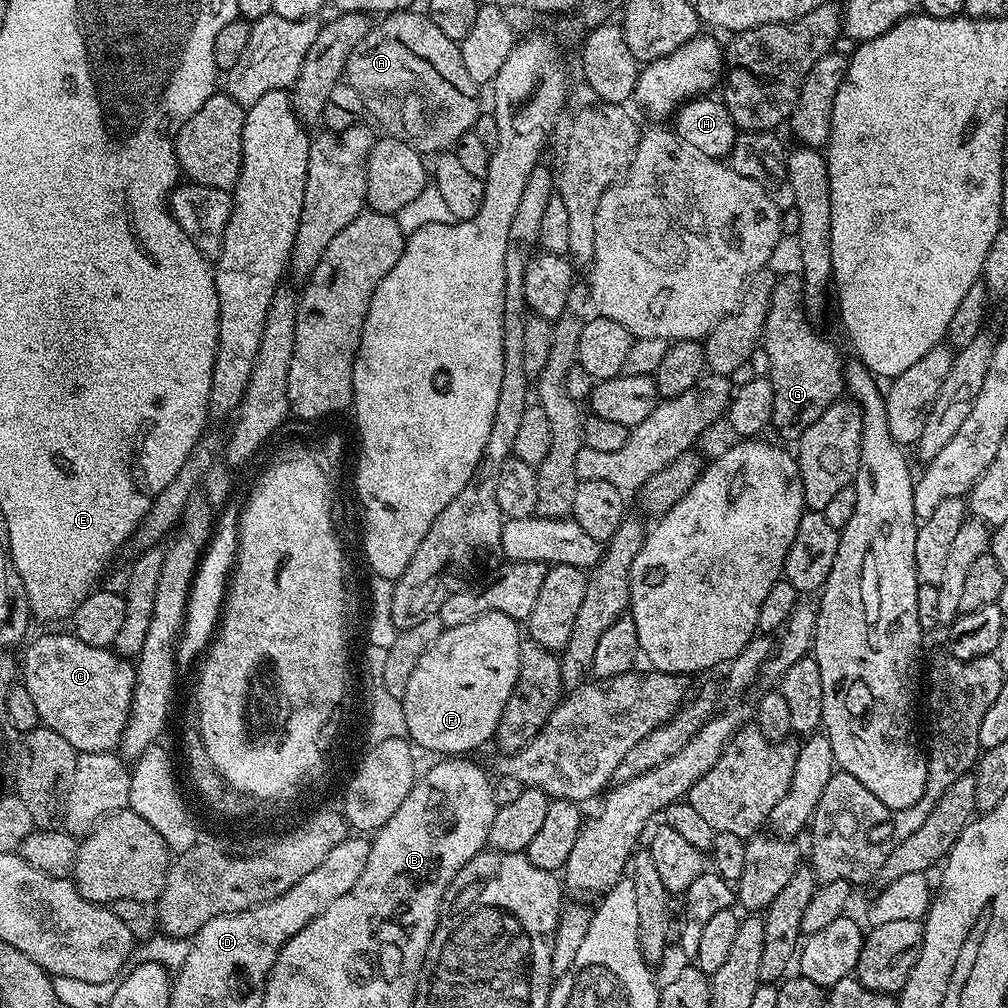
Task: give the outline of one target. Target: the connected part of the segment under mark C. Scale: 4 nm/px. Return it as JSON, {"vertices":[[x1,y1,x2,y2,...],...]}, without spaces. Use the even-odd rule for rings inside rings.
{"vertices":[[48,632,40,636,22,656,22,683,34,698,40,723,43,727,62,734,70,746,82,752,110,752,119,745,130,714,132,695,136,685,136,670,131,659,125,658,112,648,86,646,79,635,67,636,64,632]]}

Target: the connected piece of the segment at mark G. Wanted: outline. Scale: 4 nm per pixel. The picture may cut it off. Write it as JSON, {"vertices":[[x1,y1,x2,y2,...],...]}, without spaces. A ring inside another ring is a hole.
{"vertices":[[799,275,780,276,776,285,772,287,772,297,770,306,766,314,766,326,764,327,764,338,762,341,762,352,768,355,767,379,772,382,774,390,774,410,772,411,771,427,777,428,784,436,799,438,833,402,841,399,844,387,844,366,845,361,840,360,840,352,831,344,824,340,824,336,815,328,810,319,808,309,804,305,804,281]]}

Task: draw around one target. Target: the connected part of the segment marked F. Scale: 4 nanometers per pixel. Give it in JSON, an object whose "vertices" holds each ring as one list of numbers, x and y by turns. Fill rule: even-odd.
{"vertices":[[497,612,462,622,462,626,445,628,434,646,418,658,418,666,414,666,414,674,410,674,410,682,406,685,403,706,408,727,407,739,417,749,440,752,436,754,472,754,487,740,489,743,495,737,498,718,502,718,502,706,506,706,506,698,510,698,518,678,521,643,522,628,518,621]]}

